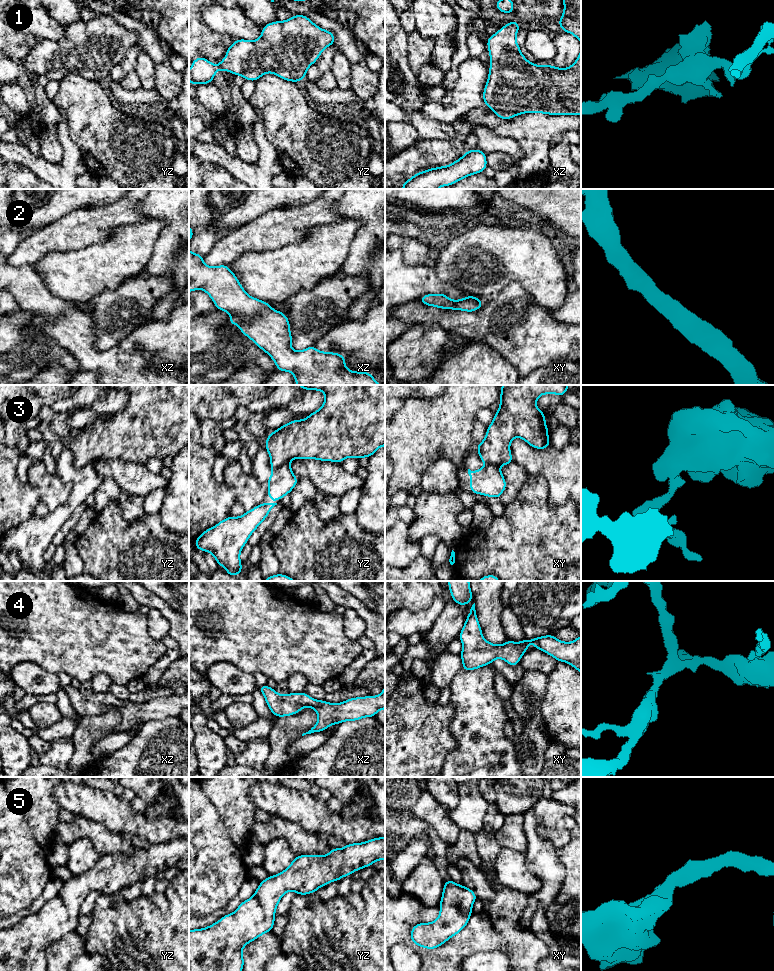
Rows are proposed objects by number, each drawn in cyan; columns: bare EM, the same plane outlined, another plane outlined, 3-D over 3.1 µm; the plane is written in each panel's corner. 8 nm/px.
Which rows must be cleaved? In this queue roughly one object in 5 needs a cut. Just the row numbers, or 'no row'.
3

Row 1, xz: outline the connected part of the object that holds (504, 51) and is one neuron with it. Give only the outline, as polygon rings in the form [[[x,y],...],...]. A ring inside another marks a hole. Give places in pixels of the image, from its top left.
[[[512,21],[499,31],[488,37],[487,46],[490,54],[490,69],[488,80],[482,94],[486,104],[499,118],[508,120],[524,113],[543,113],[549,115],[581,115],[581,49],[577,60],[568,68],[560,69],[557,66],[544,64],[539,67],[529,62],[521,53],[516,42],[520,25]]]

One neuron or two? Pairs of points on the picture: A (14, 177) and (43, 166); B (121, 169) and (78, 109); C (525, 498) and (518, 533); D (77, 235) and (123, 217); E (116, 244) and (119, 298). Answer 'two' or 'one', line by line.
A: two
B: one
C: one
D: one
E: two

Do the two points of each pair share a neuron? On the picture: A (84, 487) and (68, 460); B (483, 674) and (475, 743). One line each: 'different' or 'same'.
A: same
B: same

